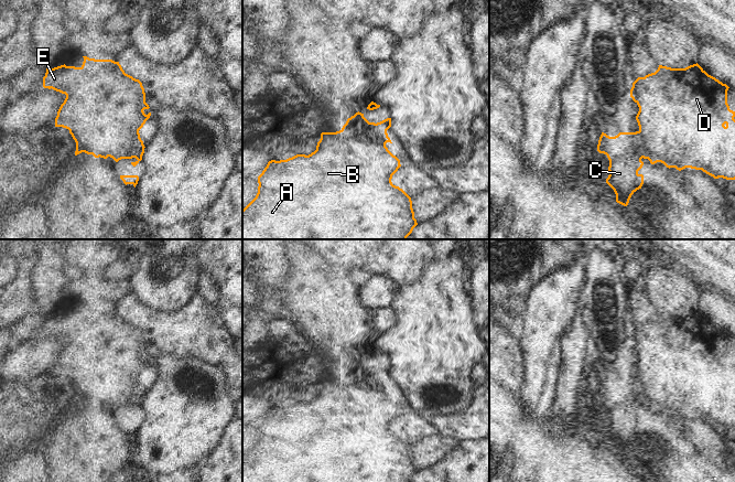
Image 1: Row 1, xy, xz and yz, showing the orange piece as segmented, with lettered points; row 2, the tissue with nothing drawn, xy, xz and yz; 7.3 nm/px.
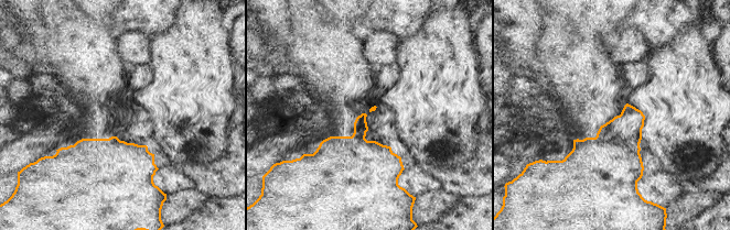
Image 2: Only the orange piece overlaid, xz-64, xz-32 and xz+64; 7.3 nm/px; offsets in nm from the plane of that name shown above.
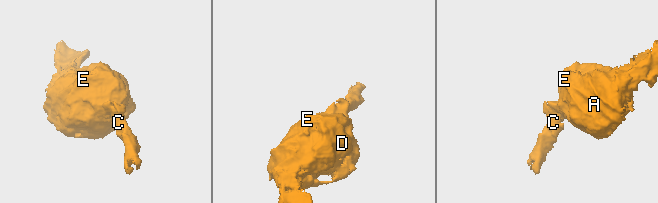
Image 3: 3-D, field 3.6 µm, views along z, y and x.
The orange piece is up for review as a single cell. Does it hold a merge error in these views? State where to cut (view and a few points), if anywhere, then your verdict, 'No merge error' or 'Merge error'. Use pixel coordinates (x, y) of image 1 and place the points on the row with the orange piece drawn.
No split. No merge error.

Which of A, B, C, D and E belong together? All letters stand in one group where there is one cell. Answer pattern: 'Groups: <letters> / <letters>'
Groups: A B C D E.

